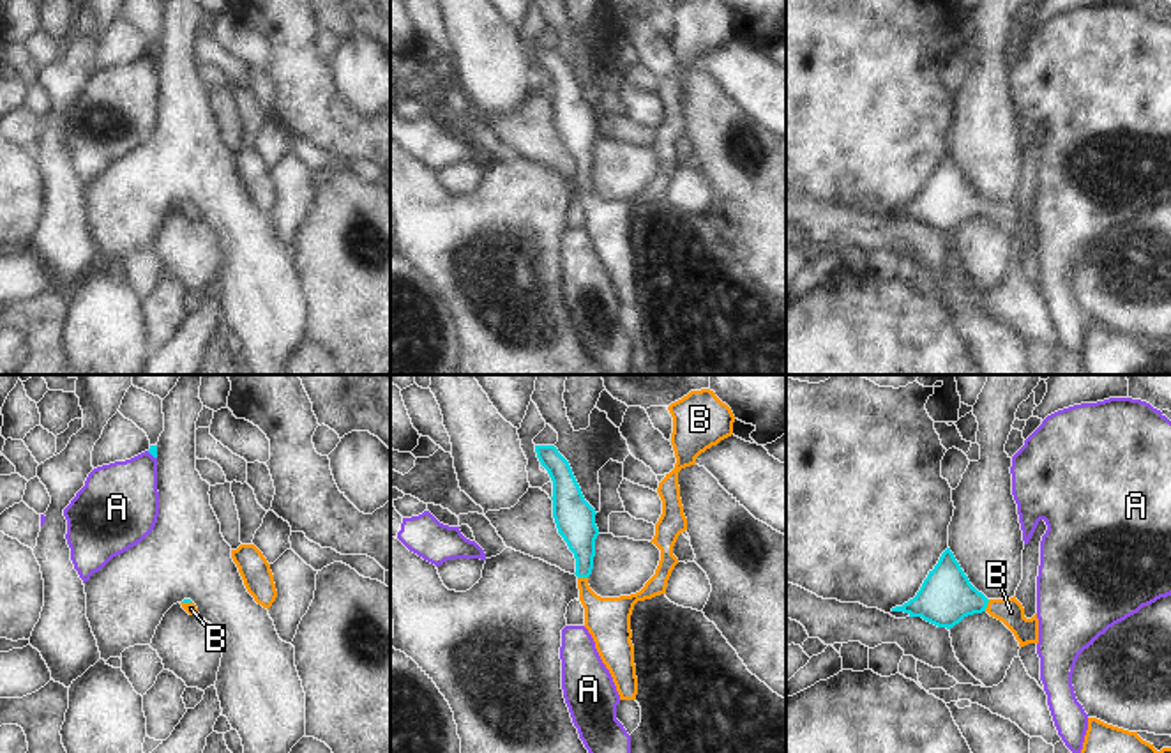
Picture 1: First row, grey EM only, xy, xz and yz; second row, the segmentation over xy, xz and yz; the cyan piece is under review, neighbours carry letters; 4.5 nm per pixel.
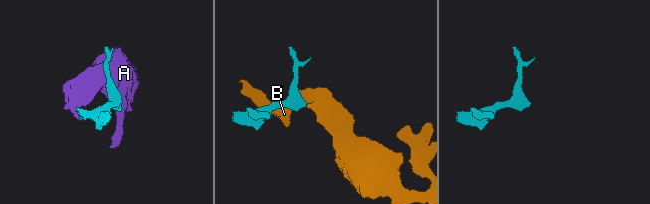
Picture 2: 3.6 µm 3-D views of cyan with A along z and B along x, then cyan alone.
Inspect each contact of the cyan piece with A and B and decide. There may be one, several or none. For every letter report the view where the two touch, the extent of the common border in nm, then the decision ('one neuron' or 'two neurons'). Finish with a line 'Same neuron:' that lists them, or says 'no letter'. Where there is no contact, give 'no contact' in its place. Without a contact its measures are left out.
A: meets cyan in xy; contact 60 nm long; two neurons
B: meets cyan in yz; contact 60 nm long; one neuron
Same neuron: B

